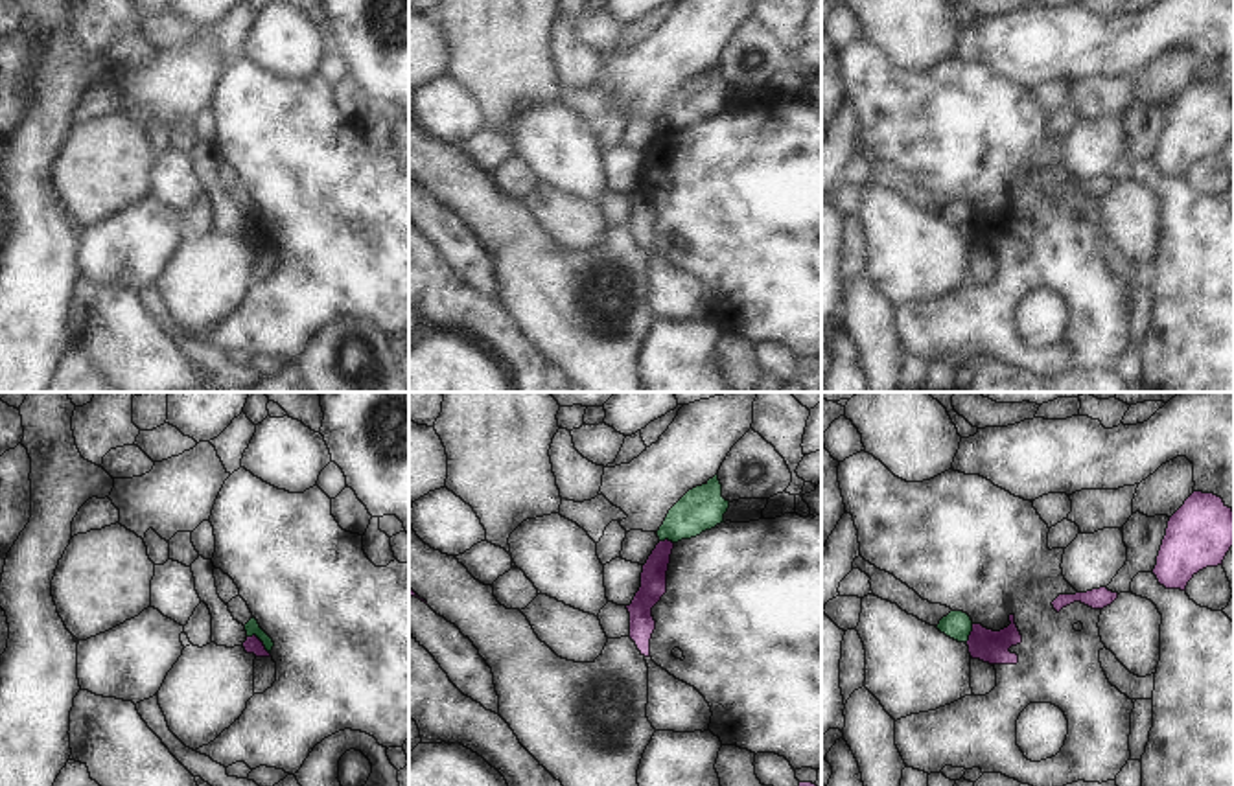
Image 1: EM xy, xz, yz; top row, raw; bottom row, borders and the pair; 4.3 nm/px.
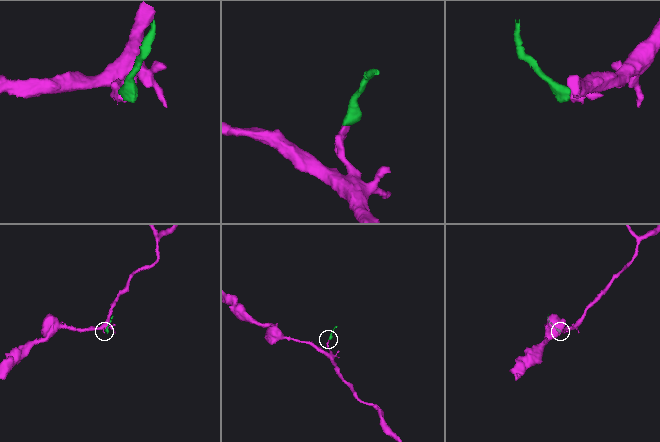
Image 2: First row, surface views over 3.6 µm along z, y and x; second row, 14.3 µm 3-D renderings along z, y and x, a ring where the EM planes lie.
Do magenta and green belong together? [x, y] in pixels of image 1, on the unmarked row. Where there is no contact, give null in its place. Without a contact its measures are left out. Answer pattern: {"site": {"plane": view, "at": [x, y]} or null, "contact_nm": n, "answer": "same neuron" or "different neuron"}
{"site": {"plane": "xy", "at": [260, 229]}, "contact_nm": 130, "answer": "different neuron"}

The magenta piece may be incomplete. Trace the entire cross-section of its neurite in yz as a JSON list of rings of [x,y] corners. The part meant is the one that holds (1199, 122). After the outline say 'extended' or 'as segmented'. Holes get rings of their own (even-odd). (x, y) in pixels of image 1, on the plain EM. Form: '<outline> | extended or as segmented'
[[[1193,79],[1170,105],[1153,162],[1166,177],[1186,179],[1188,169],[1206,155],[1223,153],[1234,133],[1234,98],[1214,81]]] | as segmented

